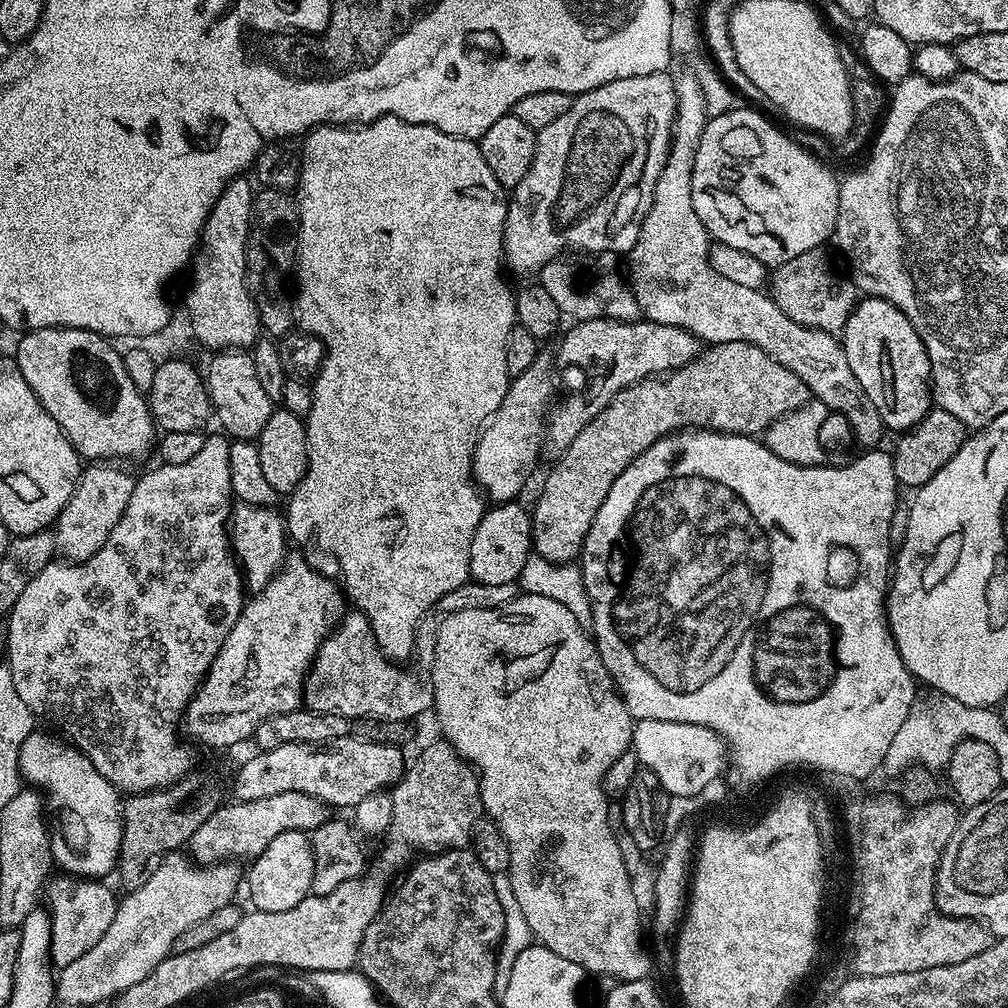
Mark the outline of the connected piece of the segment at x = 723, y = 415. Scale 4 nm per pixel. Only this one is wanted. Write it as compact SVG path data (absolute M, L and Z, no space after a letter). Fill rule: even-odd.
M722 342L705 347L695 360L667 373L666 378L637 380L628 388L623 388L602 411L570 442L570 446L559 457L560 465L549 474L540 488L536 509L531 509L532 546L537 556L545 556L556 564L571 564L584 551L586 534L602 506L610 486L639 456L645 455L650 446L659 440L671 437L679 428L687 430L708 430L727 432L729 436L750 436L763 434L778 418L798 410L807 404L810 393L806 382L786 370L782 362L774 362L766 350L750 346L750 342Z

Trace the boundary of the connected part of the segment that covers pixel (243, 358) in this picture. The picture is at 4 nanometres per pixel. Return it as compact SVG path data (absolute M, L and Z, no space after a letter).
M220 350L206 368L208 397L212 399L215 419L232 440L255 441L260 435L262 426L266 426L266 418L274 411L274 402L266 390L262 390L262 382L258 382L258 374L254 370L251 355L244 350Z

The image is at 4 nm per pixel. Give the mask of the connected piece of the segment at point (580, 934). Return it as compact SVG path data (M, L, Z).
M516 596L506 606L498 606L494 610L470 610L463 608L457 612L447 613L439 621L436 629L436 650L431 653L432 703L434 713L440 719L439 735L452 745L452 749L460 755L461 760L469 761L480 777L480 802L486 816L496 824L509 844L509 866L506 871L513 883L514 895L522 906L533 937L544 947L560 952L560 940L556 936L572 936L568 940L568 958L570 962L578 962L585 973L604 974L612 980L632 981L632 924L642 924L640 904L632 893L632 880L628 877L628 864L624 861L624 852L616 841L616 832L612 829L612 820L608 817L610 801L604 793L606 770L614 763L614 758L630 748L632 743L632 715L616 688L612 676L602 662L600 652L596 649L596 641L582 626L578 626L578 618L562 606L562 602L554 602L554 598Z

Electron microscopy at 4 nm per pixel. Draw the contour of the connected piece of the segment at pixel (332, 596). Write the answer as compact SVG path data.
M289 555L285 559L282 570L259 594L253 595L245 603L238 622L234 622L234 630L226 634L222 650L218 650L196 695L182 713L183 731L185 728L198 743L210 748L232 748L243 740L251 741L256 735L256 728L266 718L301 707L304 678L312 667L312 659L333 628L344 619L346 597L341 585L333 580L315 572L300 556Z

